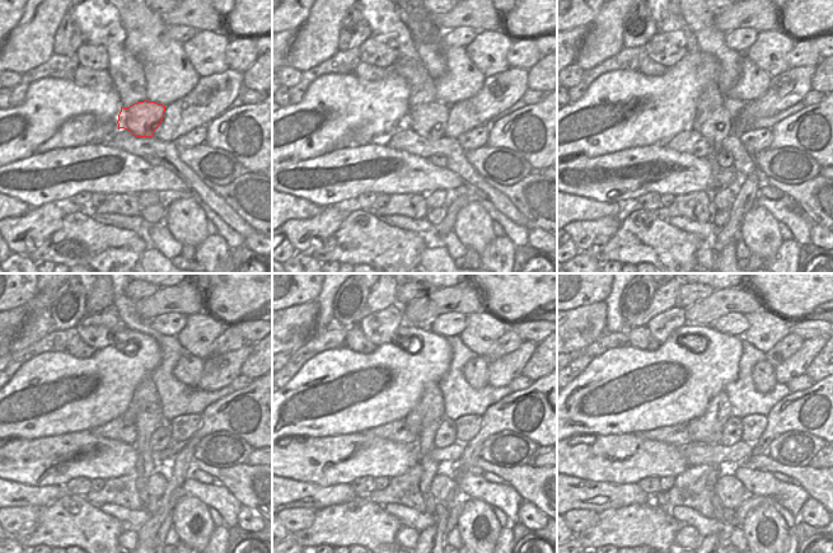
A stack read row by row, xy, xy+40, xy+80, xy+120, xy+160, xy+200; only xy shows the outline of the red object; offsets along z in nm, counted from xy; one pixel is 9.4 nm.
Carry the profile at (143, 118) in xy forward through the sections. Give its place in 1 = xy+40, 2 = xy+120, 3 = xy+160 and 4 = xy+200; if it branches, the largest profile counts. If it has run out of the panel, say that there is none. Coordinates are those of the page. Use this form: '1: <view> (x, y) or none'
1: xy+40 (429, 121)
2: xy+120 (149, 418)
3: xy+160 (425, 444)
4: xy+200 (717, 507)

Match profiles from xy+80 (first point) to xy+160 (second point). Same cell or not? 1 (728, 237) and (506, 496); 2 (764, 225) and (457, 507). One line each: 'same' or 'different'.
1: different
2: different

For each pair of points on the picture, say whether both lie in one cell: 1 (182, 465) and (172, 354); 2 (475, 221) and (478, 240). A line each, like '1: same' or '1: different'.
1: different
2: same

